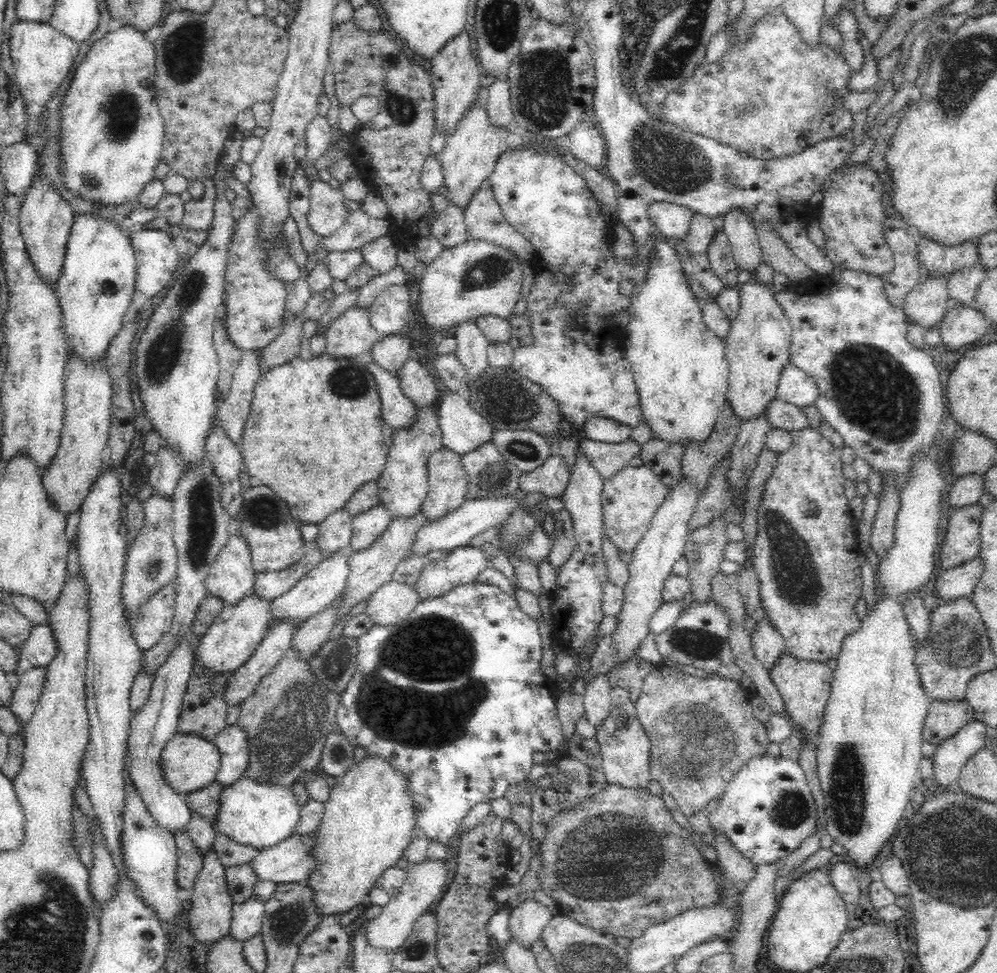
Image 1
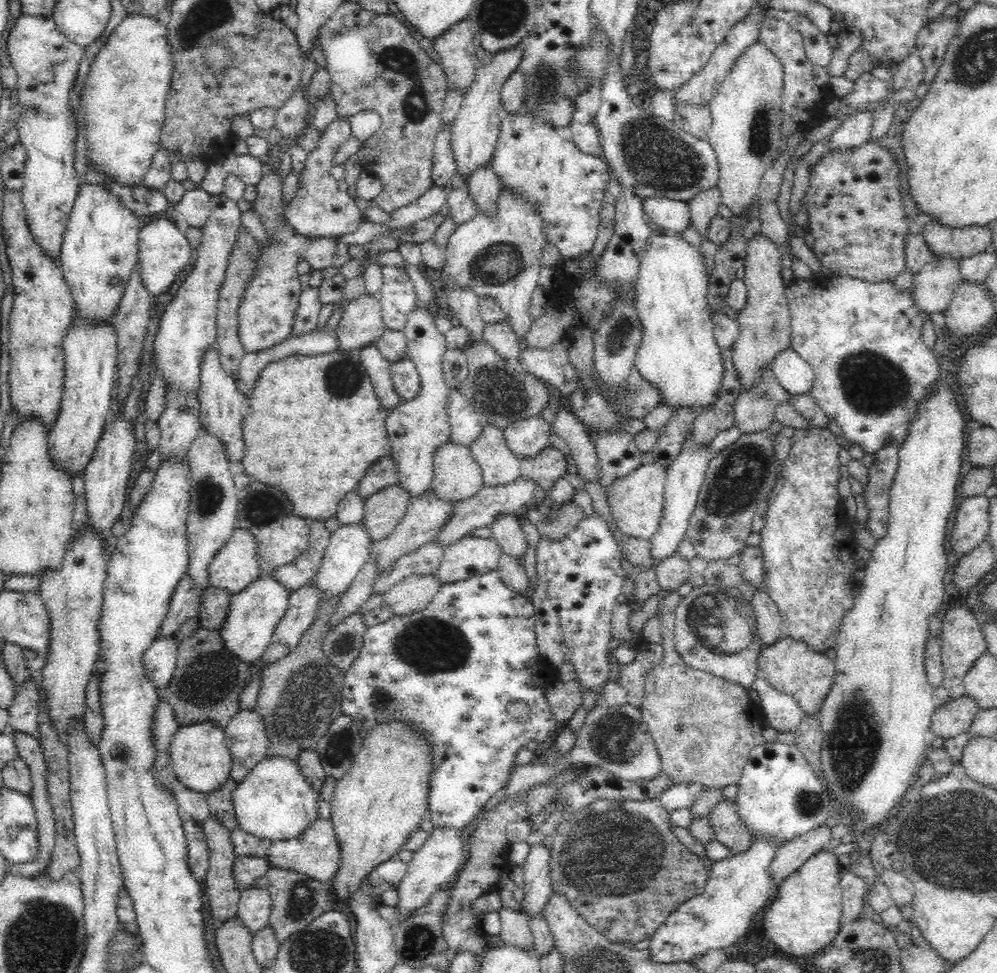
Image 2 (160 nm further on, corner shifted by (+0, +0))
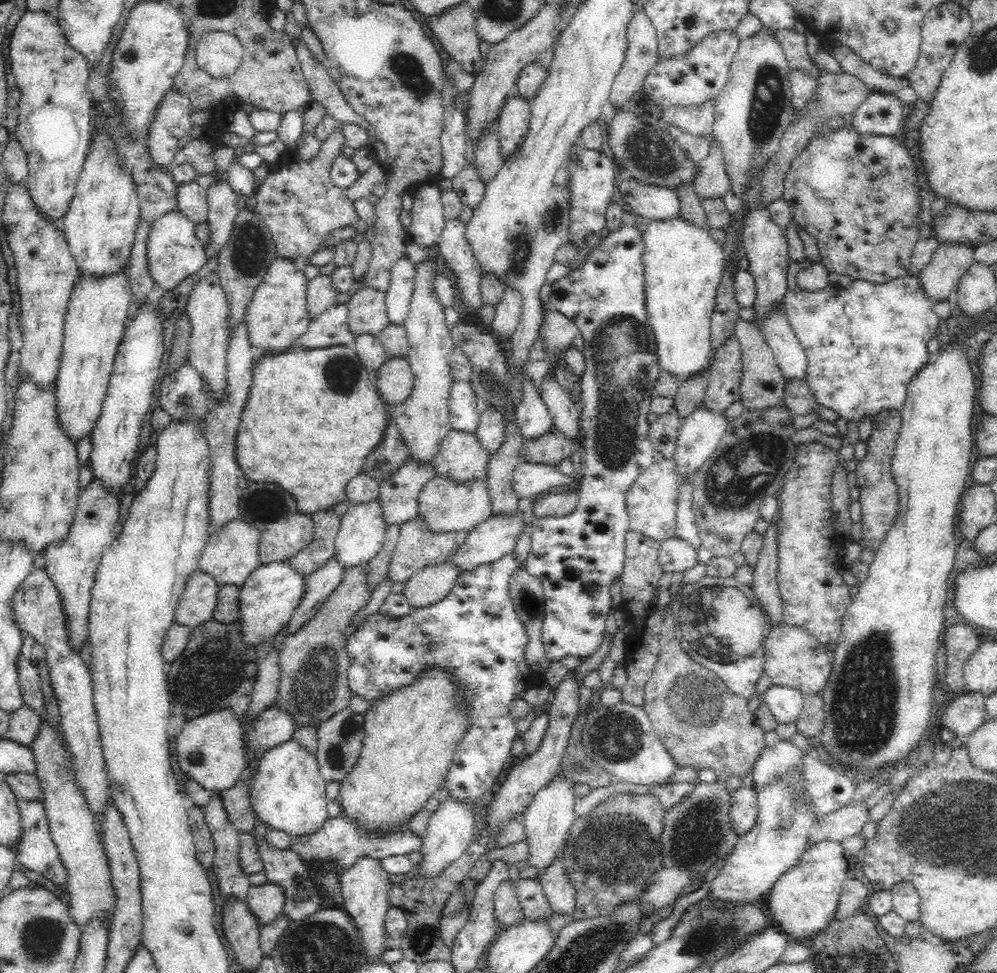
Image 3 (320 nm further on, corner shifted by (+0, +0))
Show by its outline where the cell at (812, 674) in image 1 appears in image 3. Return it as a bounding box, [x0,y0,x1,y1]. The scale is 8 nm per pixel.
[762,622,834,694]

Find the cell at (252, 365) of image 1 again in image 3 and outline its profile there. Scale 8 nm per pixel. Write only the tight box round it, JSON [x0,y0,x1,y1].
[298,303,355,349]

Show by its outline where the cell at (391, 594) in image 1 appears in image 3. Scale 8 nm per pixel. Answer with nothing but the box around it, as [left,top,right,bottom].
[404,559,461,607]

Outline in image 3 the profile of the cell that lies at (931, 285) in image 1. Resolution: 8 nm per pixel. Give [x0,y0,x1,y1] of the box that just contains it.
[917,242,974,301]

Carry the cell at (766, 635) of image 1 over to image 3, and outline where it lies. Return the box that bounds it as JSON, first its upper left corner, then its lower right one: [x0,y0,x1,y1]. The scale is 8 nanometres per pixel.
[752,517,783,624]

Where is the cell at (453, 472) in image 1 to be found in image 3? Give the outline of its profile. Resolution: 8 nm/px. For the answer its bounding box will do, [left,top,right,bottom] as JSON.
[433,429,490,482]

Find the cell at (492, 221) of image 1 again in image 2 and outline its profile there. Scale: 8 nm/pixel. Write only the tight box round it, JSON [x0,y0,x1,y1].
[467,162,503,212]

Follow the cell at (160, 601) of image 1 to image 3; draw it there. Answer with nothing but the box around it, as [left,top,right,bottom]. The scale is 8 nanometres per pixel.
[175,570,219,629]

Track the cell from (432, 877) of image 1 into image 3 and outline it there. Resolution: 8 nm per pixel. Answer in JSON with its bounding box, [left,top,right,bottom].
[418,791,474,879]

